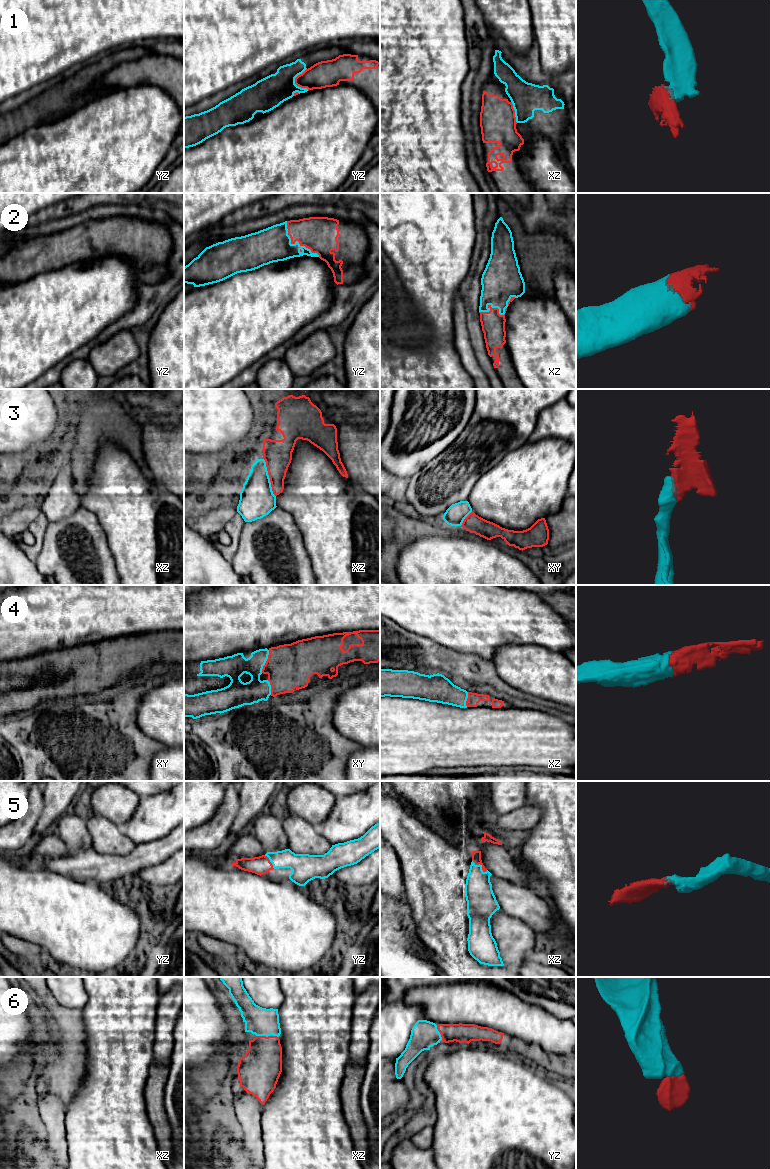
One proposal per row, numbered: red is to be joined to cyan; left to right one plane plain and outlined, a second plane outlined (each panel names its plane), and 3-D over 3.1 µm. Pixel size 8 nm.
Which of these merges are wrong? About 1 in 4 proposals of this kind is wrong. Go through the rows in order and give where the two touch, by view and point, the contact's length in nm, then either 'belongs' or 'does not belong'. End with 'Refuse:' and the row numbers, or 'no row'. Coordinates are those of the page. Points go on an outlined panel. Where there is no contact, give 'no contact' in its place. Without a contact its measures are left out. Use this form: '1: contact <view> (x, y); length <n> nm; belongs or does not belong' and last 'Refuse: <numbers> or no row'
1: contact yz (294, 82); length 180 nm; does not belong
2: contact yz (295, 242); length 400 nm; belongs
3: contact xz (268, 477); length 320 nm; does not belong
4: contact xy (266, 660); length 200 nm; belongs
5: contact xz (481, 866); length 150 nm; belongs
6: contact xz (267, 1036); length 170 nm; belongs
Refuse: 1, 3

